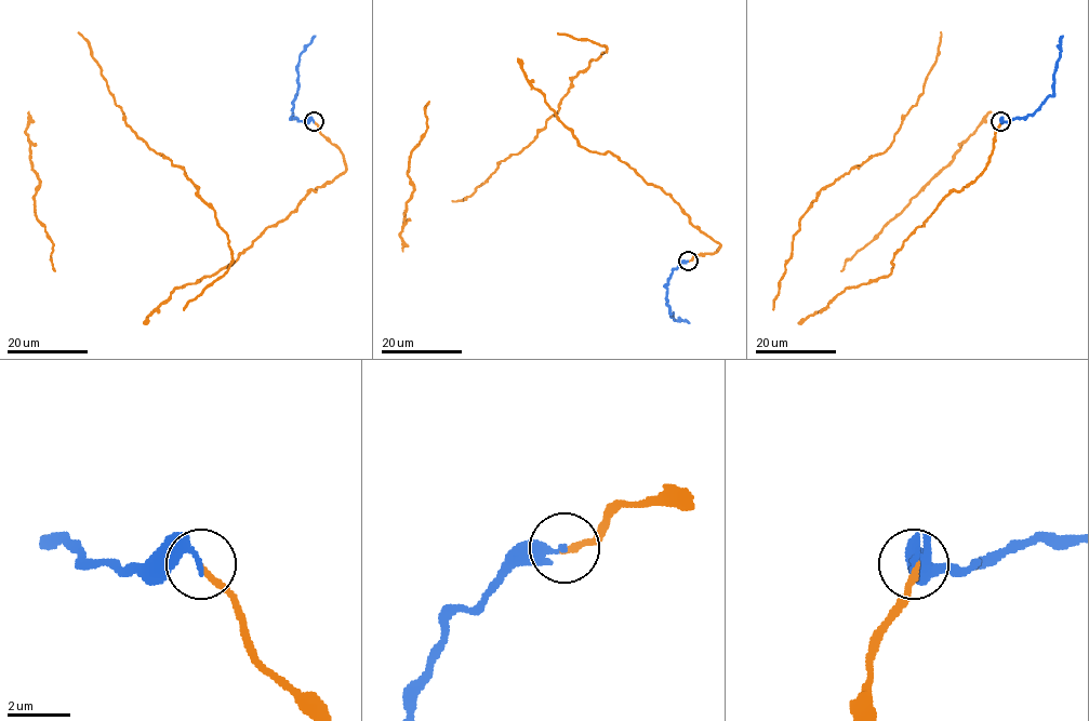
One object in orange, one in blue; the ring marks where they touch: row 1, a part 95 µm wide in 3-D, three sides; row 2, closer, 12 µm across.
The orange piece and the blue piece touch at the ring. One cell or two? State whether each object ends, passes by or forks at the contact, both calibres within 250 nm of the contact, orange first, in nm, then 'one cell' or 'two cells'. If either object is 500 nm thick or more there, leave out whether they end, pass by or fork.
orange ends; blue ends; calibres 180 and 260 nm; one cell

